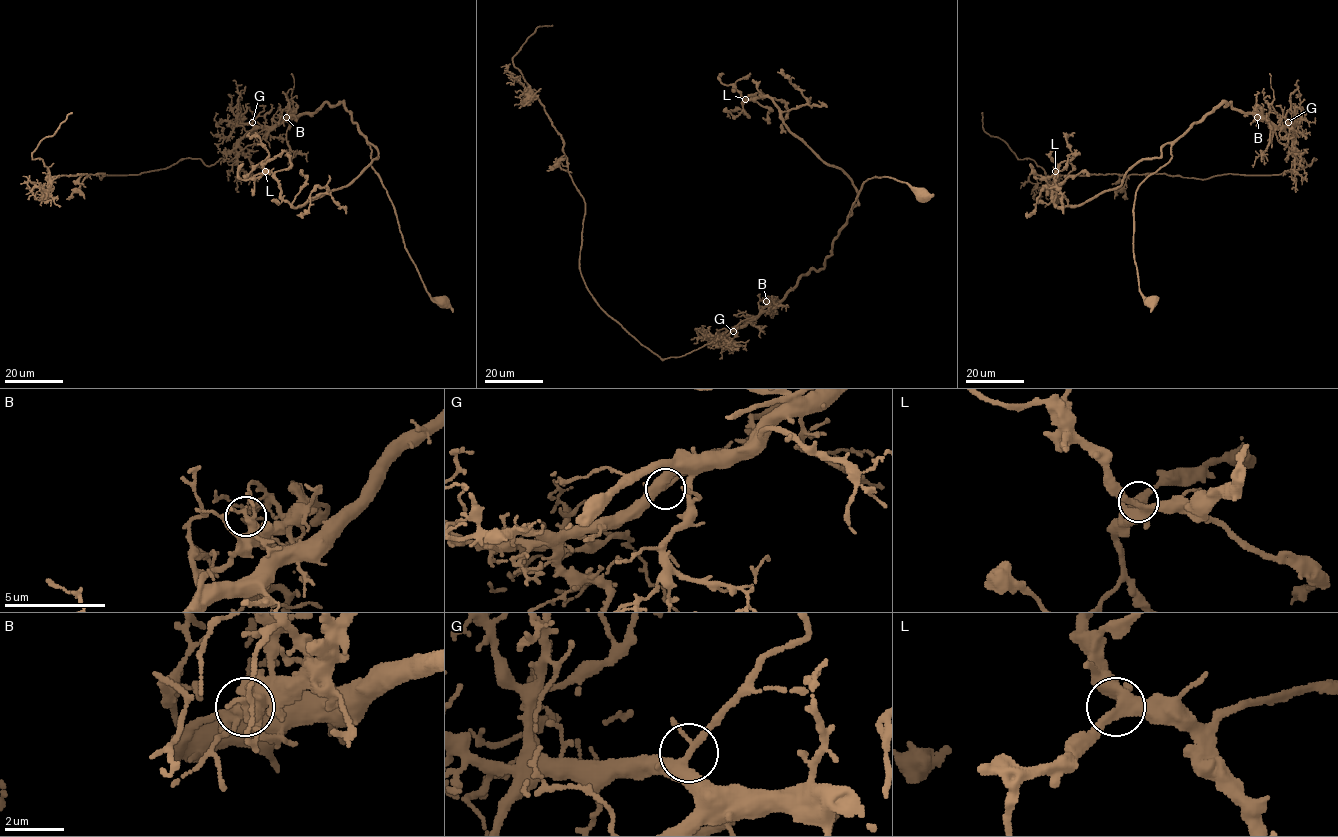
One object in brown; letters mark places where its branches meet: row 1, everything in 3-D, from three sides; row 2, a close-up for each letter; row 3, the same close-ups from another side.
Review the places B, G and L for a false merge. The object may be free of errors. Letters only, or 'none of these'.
B

